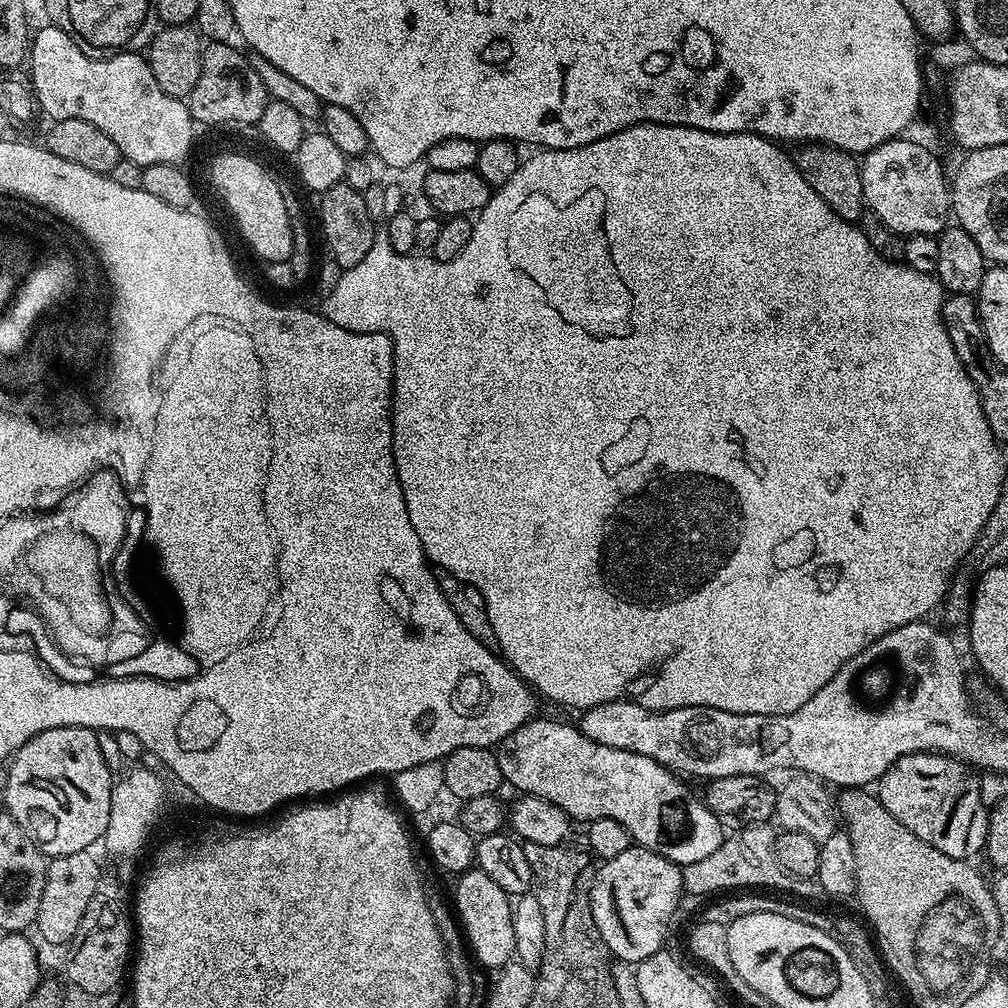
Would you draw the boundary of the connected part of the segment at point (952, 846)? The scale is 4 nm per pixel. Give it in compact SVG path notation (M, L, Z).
M919 752L898 758L890 770L878 781L878 795L882 806L906 826L906 830L914 830L922 842L930 842L934 850L942 850L942 854L950 854L950 858L971 861L985 851L984 843L988 837L989 809L982 802L979 793L980 781L970 771L969 765L961 764L950 756L941 756L939 752Z

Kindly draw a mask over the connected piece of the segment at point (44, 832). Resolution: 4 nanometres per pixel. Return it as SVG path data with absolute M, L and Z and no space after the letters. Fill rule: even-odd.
M55 728L54 730L42 730L42 734L38 734L34 738L30 738L30 742L23 744L16 755L12 757L7 765L8 777L4 780L4 804L7 815L14 818L14 822L18 822L18 826L22 826L22 830L36 845L43 850L45 856L51 858L54 856L65 856L66 854L78 854L79 852L87 852L93 846L92 843L103 841L104 831L110 822L110 798L112 797L112 785L114 783L114 775L108 769L108 760L104 757L104 752L100 749L100 740L95 731L91 728Z

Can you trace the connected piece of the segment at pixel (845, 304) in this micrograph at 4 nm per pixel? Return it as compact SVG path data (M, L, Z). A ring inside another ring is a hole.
M635 124L635 125L634 125L634 126L630 126L630 127L629 127L629 128L623 128L623 129L622 129L622 130L618 130L618 131L617 131L617 132L615 132L615 133L614 133L614 134L610 134L610 135L609 135L609 136L607 136L607 137L606 137L606 138L602 138L602 139L601 139L601 140L599 140L599 141L598 141L598 142L590 142L590 143L589 143L589 144L587 144L587 145L586 145L586 146L578 146L578 147L577 147L577 148L550 148L550 149L547 149L547 150L540 150L540 151L537 151L537 152L536 152L536 153L535 153L535 154L536 154L536 155L537 155L537 156L532 156L532 157L530 157L530 158L529 158L529 160L528 160L528 157L527 157L527 159L525 159L525 160L524 160L524 161L523 161L523 163L521 163L521 165L520 165L520 169L519 169L519 170L517 170L517 172L516 172L516 173L515 173L515 174L514 174L514 178L510 178L510 182L506 182L506 183L505 183L505 184L503 184L503 185L502 185L502 186L501 186L501 188L498 188L498 189L495 189L495 191L493 191L493 194L492 194L492 196L491 196L491 198L489 198L489 199L488 199L488 201L487 201L487 202L486 202L486 206L485 206L485 207L484 207L484 208L482 208L482 209L480 209L480 211L479 211L479 213L478 213L478 215L477 215L477 216L476 216L476 217L475 217L475 220L474 220L474 223L473 223L473 225L472 225L472 233L471 233L471 234L470 234L470 242L466 242L466 246L462 246L462 254L458 254L458 255L457 255L457 256L456 256L456 257L454 257L454 258L453 258L453 259L452 259L452 260L433 260L433 259L432 259L432 257L431 257L431 255L428 255L428 254L409 254L409 255L406 255L406 256L403 256L403 255L402 255L402 254L398 254L398 253L397 253L397 252L396 252L396 251L395 251L395 250L394 250L394 246L390 246L390 238L389 238L389 237L388 237L388 233L387 233L387 231L384 231L384 230L380 230L380 231L377 231L377 233L376 233L376 237L375 237L375 238L374 238L374 242L373 242L373 243L372 243L372 245L371 245L371 246L370 246L370 250L369 250L369 251L368 251L368 253L367 253L367 254L366 254L366 258L362 258L362 262L358 262L358 263L357 263L357 264L356 264L356 265L354 265L354 267L352 267L352 268L345 268L345 269L343 269L343 272L342 272L342 274L341 274L341 277L340 277L340 278L338 278L338 284L337 284L337 285L336 285L336 286L335 286L335 288L334 288L334 290L332 290L332 291L330 291L330 294L329 294L329 296L328 296L328 297L327 297L327 298L326 298L326 299L324 299L324 301L322 301L322 315L323 315L323 316L324 316L324 317L326 317L326 319L328 319L328 320L329 320L329 321L330 321L330 322L334 322L334 326L342 326L342 330L350 330L350 331L351 331L351 332L385 332L385 334L387 334L387 335L388 335L388 337L389 337L389 338L391 338L391 339L392 339L392 453L393 453L393 454L394 454L394 462L395 462L395 463L396 463L396 473L397 473L397 474L398 474L398 478L399 478L399 479L400 479L400 485L401 485L401 486L402 486L402 494L403 494L403 495L404 495L404 497L405 497L405 498L406 498L406 510L407 510L407 511L408 511L408 513L409 513L409 514L410 514L410 526L414 526L414 534L418 534L418 542L422 542L422 550L423 550L423 551L424 551L424 554L425 554L425 556L427 556L427 557L428 557L428 559L429 559L429 561L431 561L431 563L432 563L432 564L433 564L433 565L435 565L435 567L436 567L436 568L437 568L437 569L440 569L440 570L443 570L443 571L446 571L446 572L449 572L449 573L450 573L450 574L454 574L454 578L458 578L458 579L459 579L459 580L461 580L461 581L462 581L462 582L466 582L466 583L467 583L467 584L469 584L469 585L470 585L470 586L474 586L474 590L478 590L478 594L482 594L482 598L483 598L483 599L484 599L484 601L485 601L485 602L486 602L486 614L487 614L487 615L488 615L488 621L489 621L489 622L490 622L490 626L491 626L491 627L492 627L492 629L493 629L493 630L494 630L494 634L495 634L495 635L496 635L496 642L495 642L495 647L496 647L496 648L497 648L497 649L498 649L498 652L499 652L499 655L500 655L500 656L501 656L501 657L503 657L503 659L504 659L504 660L505 660L505 661L506 661L506 663L507 663L507 665L508 665L508 667L510 667L510 668L513 668L513 670L514 670L514 671L516 671L516 673L517 673L517 674L518 674L518 675L520 675L520 677L522 677L522 679L524 679L524 683L525 683L525 684L527 684L527 685L529 685L529 686L531 686L531 687L532 687L532 688L533 688L533 689L535 689L535 691L536 691L536 692L537 692L537 693L539 693L539 695L540 695L540 696L541 696L541 697L543 697L543 696L542 696L542 695L544 695L544 696L545 696L545 698L546 698L546 699L548 699L548 700L553 700L553 702L554 702L554 703L556 703L556 704L565 704L565 706L566 706L566 707L568 707L568 708L580 708L580 709L579 709L579 710L587 710L587 709L590 709L590 708L593 708L593 707L594 707L594 706L602 706L602 705L603 705L603 704L605 704L605 703L606 703L606 702L614 702L614 701L615 701L615 700L622 700L622 699L625 699L625 698L628 698L628 697L631 697L631 696L633 696L633 697L634 697L634 699L635 699L635 701L636 701L636 703L638 703L638 704L641 704L641 705L642 705L642 706L646 706L646 707L647 707L647 708L651 708L651 709L652 709L652 711L654 711L654 712L665 712L665 711L666 711L666 710L670 710L670 709L671 709L671 708L681 708L681 707L682 707L682 706L710 706L710 707L711 707L711 708L713 708L713 709L714 709L714 710L726 710L726 711L727 711L727 712L729 712L729 713L730 713L730 714L766 714L766 715L767 715L767 716L781 716L781 715L782 715L782 714L790 714L790 713L791 713L791 712L793 712L793 711L794 711L794 710L798 710L798 706L802 706L802 705L803 705L803 704L805 704L805 703L806 703L806 702L810 702L810 698L814 698L814 694L818 694L818 690L822 690L822 686L826 686L826 682L830 682L830 678L834 678L834 674L838 674L838 670L842 670L842 666L843 666L843 665L844 665L844 664L845 664L845 663L846 663L846 662L850 662L850 658L854 658L854 657L855 657L855 656L857 656L857 655L858 655L858 654L862 654L862 650L866 650L866 646L870 646L870 645L871 645L871 644L873 644L873 642L874 642L874 641L876 641L876 640L877 640L877 639L878 639L878 638L882 638L882 637L883 637L883 636L885 636L885 635L886 635L886 634L890 634L890 630L898 630L898 629L899 629L899 628L901 628L901 627L902 627L902 626L906 626L906 625L907 625L907 624L915 624L915 623L917 623L917 622L920 622L920 621L923 621L923 620L924 620L924 619L925 619L925 617L927 617L927 616L924 616L924 615L926 615L926 614L927 614L927 612L932 612L932 611L934 611L934 610L935 610L935 608L936 608L936 611L937 611L937 609L939 609L939 608L940 608L940 607L941 607L941 604L942 604L942 601L943 601L943 599L944 599L944 597L945 597L945 596L947 596L947 594L948 594L948 585L949 585L949 584L951 584L951 583L952 583L952 581L953 581L953 579L954 579L954 573L955 573L955 572L956 572L956 571L957 571L957 569L956 569L956 570L955 570L955 568L956 568L956 567L958 567L958 566L959 566L959 564L960 564L960 563L962 563L962 562L963 562L963 560L964 560L964 555L969 555L969 553L971 553L971 552L972 552L972 551L973 551L973 548L972 548L972 547L971 547L971 546L970 546L970 545L969 545L969 544L968 544L968 540L975 540L975 539L974 539L974 538L970 538L970 536L968 536L968 532L970 532L970 530L977 530L977 528L974 528L974 526L968 526L968 524L976 524L976 520L988 520L988 519L986 519L986 518L982 518L982 516L976 516L976 490L980 490L980 488L976 488L976 486L978 486L978 484L982 484L982 482L984 482L984 470L988 470L988 468L990 468L990 466L992 466L992 464L998 464L998 462L1006 462L1006 460L992 460L992 448L993 448L993 446L994 446L994 445L995 445L995 444L997 444L997 443L998 443L998 441L996 441L996 439L995 439L995 438L994 438L994 434L993 434L993 433L990 433L990 434L989 434L989 436L976 436L976 434L982 434L982 432L986 432L986 430L990 430L990 426L989 426L989 425L988 425L988 423L987 423L987 422L986 422L986 414L985 414L985 413L984 413L984 411L983 411L983 410L982 410L982 402L981 402L981 401L980 401L980 395L979 395L979 394L978 394L978 390L977 390L977 389L976 389L976 387L975 387L975 386L974 386L974 382L973 382L973 381L972 381L972 379L971 379L971 378L970 378L970 374L969 374L969 373L968 373L968 372L967 372L967 371L966 371L966 370L965 370L965 368L964 368L964 363L963 363L963 362L962 362L962 361L960 361L960 359L959 359L959 358L958 358L958 354L957 354L957 353L956 353L956 351L955 351L955 350L954 350L954 346L953 346L953 345L952 345L952 343L951 343L951 342L950 342L950 338L949 338L949 337L948 337L948 335L947 335L947 334L946 334L946 326L945 326L945 325L944 325L944 319L943 319L943 318L942 318L942 314L941 314L941 313L940 313L940 309L941 309L941 308L943 308L943 307L944 307L944 301L945 301L945 299L946 299L946 293L945 293L945 291L944 291L944 287L943 287L943 286L941 286L941 284L940 284L940 282L939 282L939 280L937 280L937 279L936 279L936 277L935 277L935 275L932 275L932 274L929 274L929 273L926 273L926 272L919 272L919 271L918 271L918 270L914 270L914 269L913 269L913 268L909 268L909 267L908 267L908 265L907 265L907 264L905 264L905 263L903 263L903 262L897 262L897 261L894 261L894 260L887 260L887 259L886 259L886 258L882 258L882 257L881 257L881 256L879 256L879 255L878 255L878 253L876 253L876 251L875 251L875 250L874 250L874 246L870 246L870 242L869 242L869 241L868 241L868 239L867 239L867 238L865 238L865 237L864 237L864 236L863 236L863 235L862 235L862 233L861 233L861 232L860 232L860 230L859 230L859 227L857 227L857 225L856 225L856 224L855 224L855 223L852 223L852 222L849 222L849 221L847 221L847 220L844 220L844 219L842 219L842 218L841 218L841 217L840 217L840 216L839 216L839 215L838 215L838 214L834 214L834 210L830 210L830 206L826 206L826 202L822 202L822 198L818 198L818 194L814 194L814 190L813 190L813 189L812 189L812 187L811 187L811 186L810 186L810 182L806 182L806 178L805 178L805 177L804 177L804 175L803 175L803 174L802 174L802 173L800 173L800 172L799 172L799 170L797 170L797 168L796 168L796 162L795 162L795 159L793 159L793 157L792 157L792 156L791 156L791 155L789 155L789 153L788 153L788 156L787 156L787 154L786 154L786 153L784 153L784 152L783 152L783 150L782 150L782 149L780 149L780 148L783 148L783 147L781 147L781 145L780 145L780 144L779 144L779 143L776 143L776 142L773 142L773 141L771 141L771 140L768 140L768 139L766 139L766 138L765 138L765 136L756 136L756 135L754 135L754 134L753 134L753 133L752 133L752 132L707 132L707 131L706 131L706 130L698 130L698 129L697 129L697 128L687 128L687 127L686 127L686 126L682 126L682 125L681 125L681 124Z

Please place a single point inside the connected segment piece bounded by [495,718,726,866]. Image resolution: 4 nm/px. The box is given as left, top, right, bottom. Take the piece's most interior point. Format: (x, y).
(554, 761)

